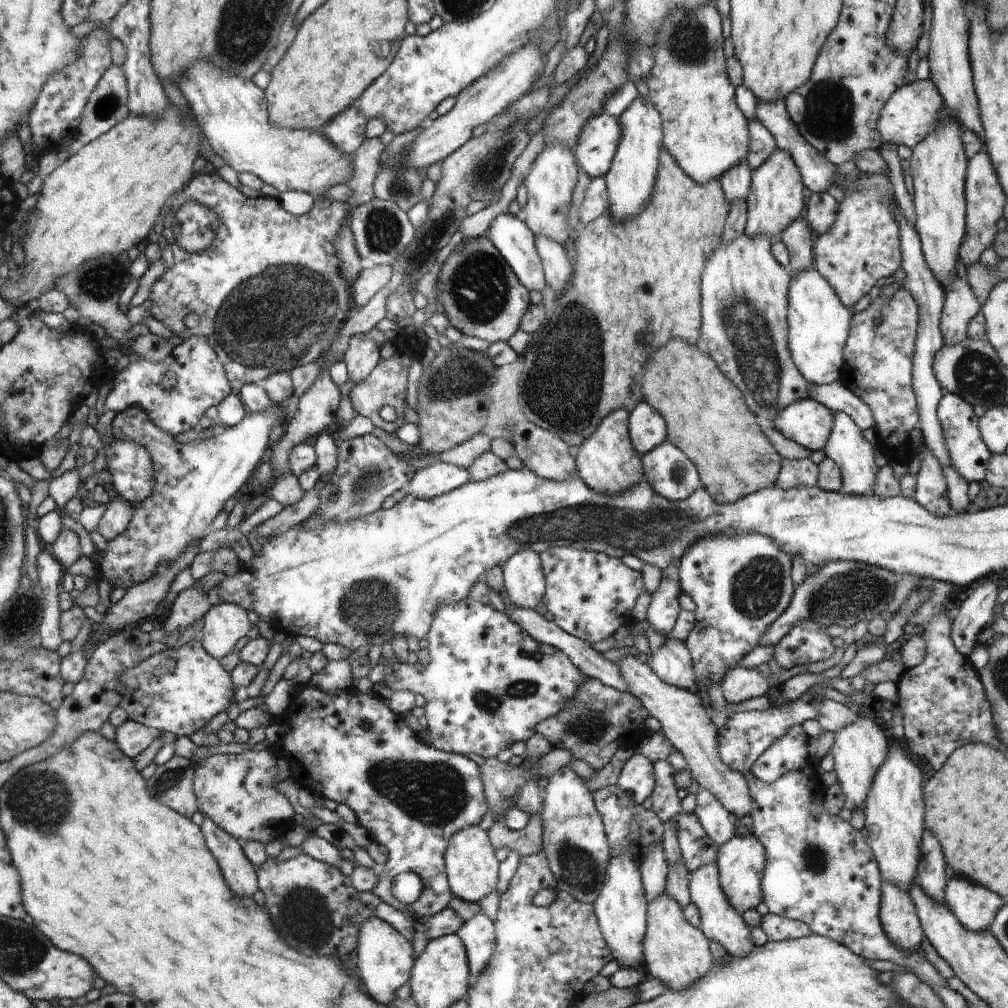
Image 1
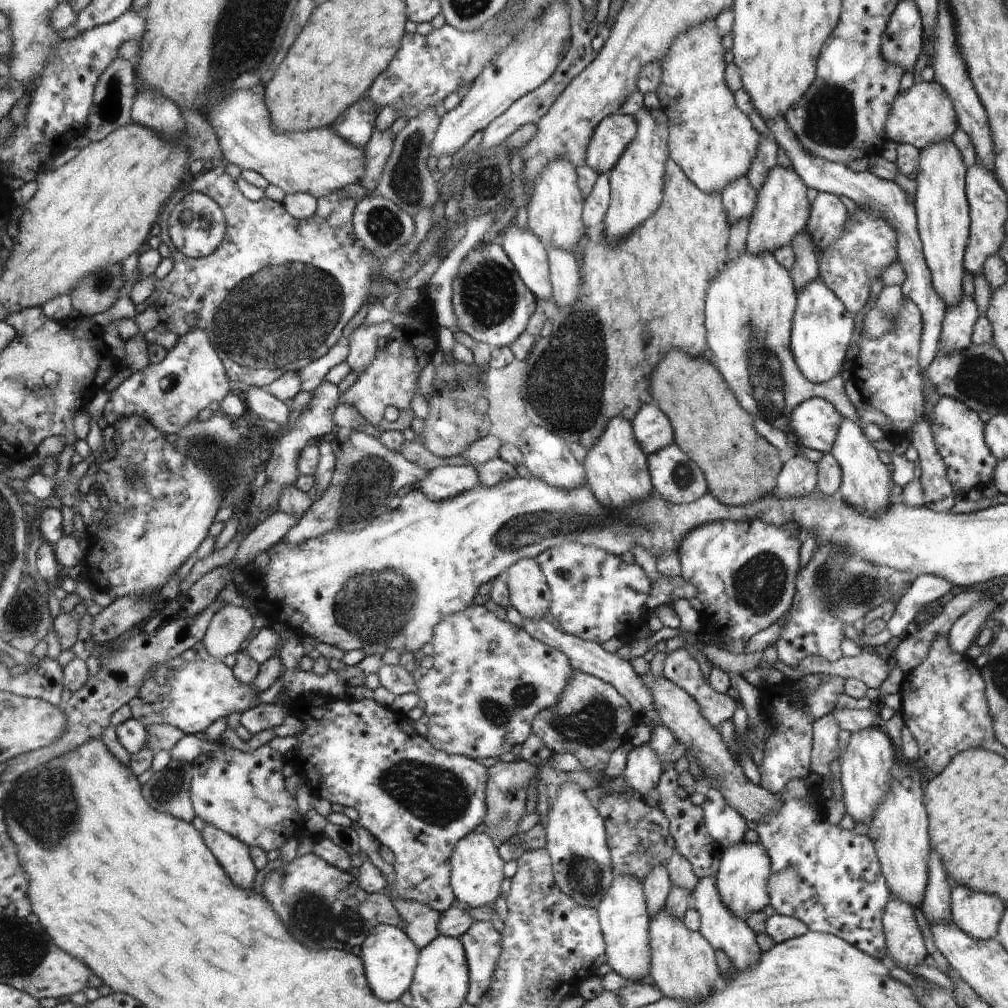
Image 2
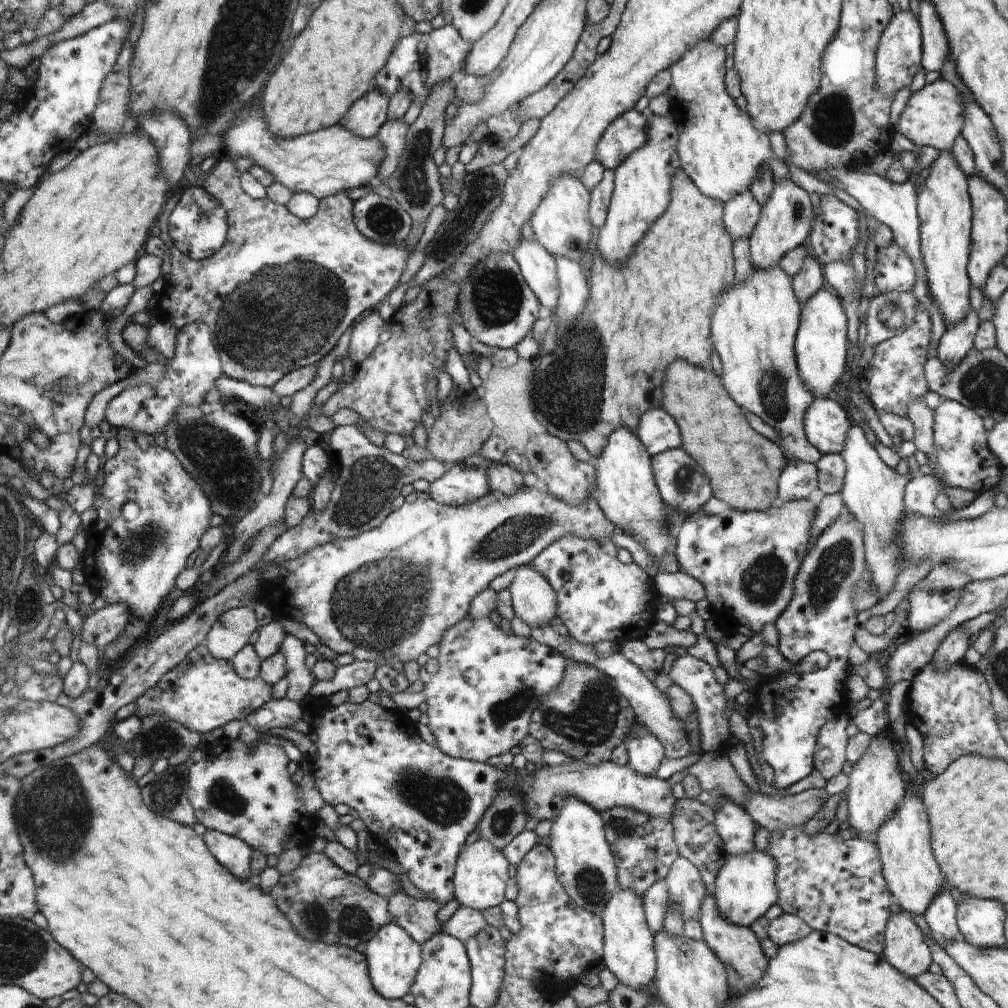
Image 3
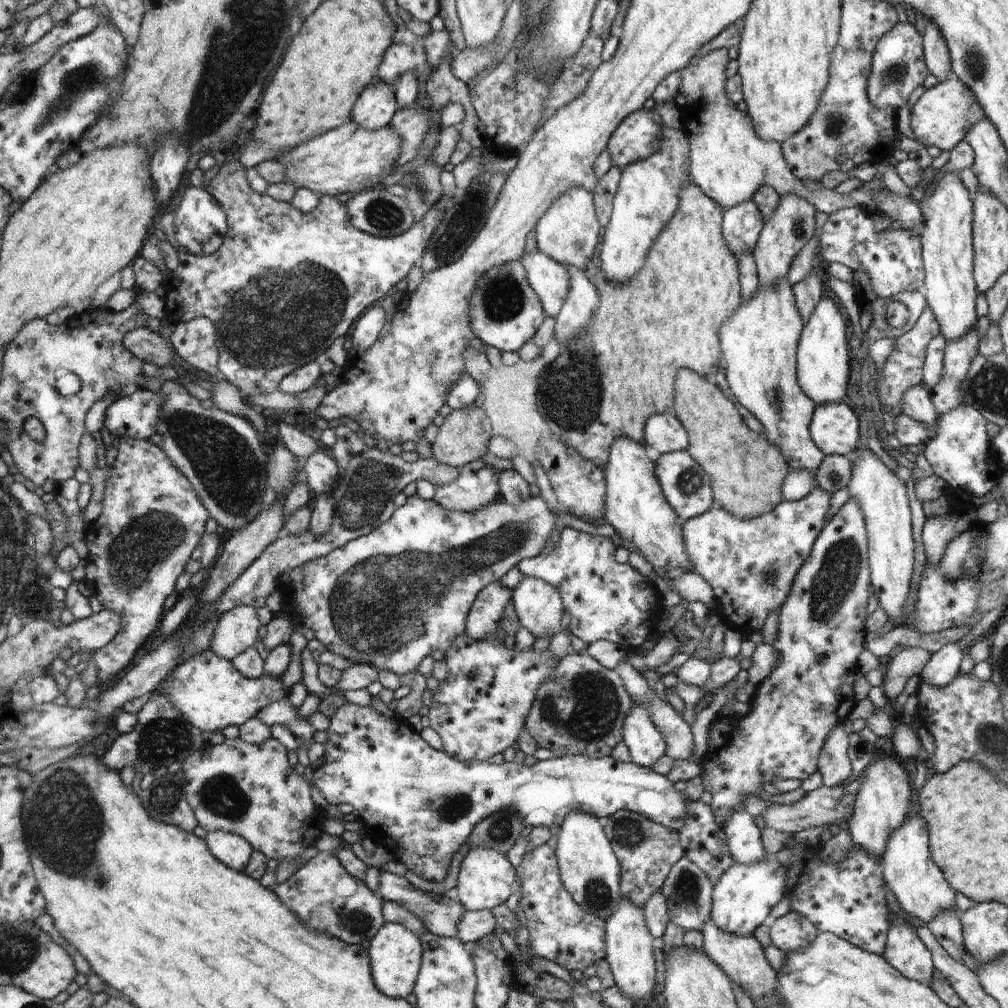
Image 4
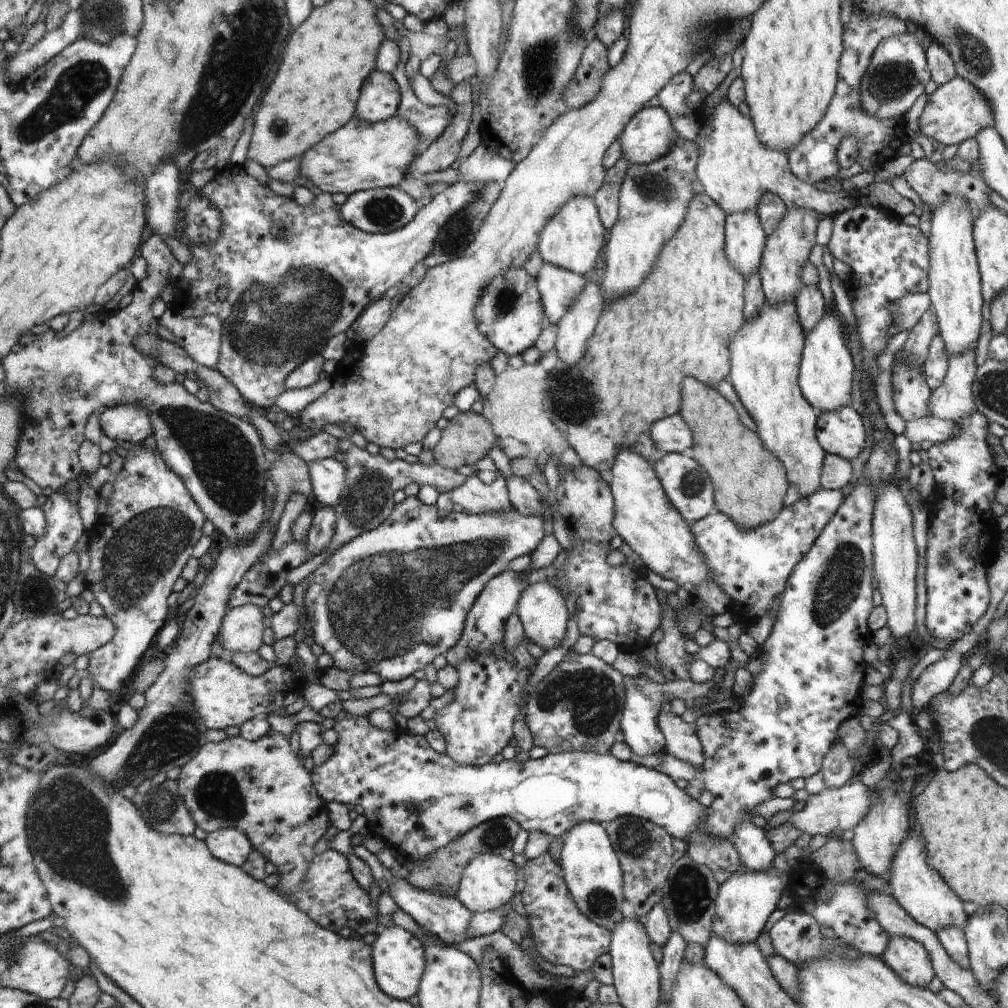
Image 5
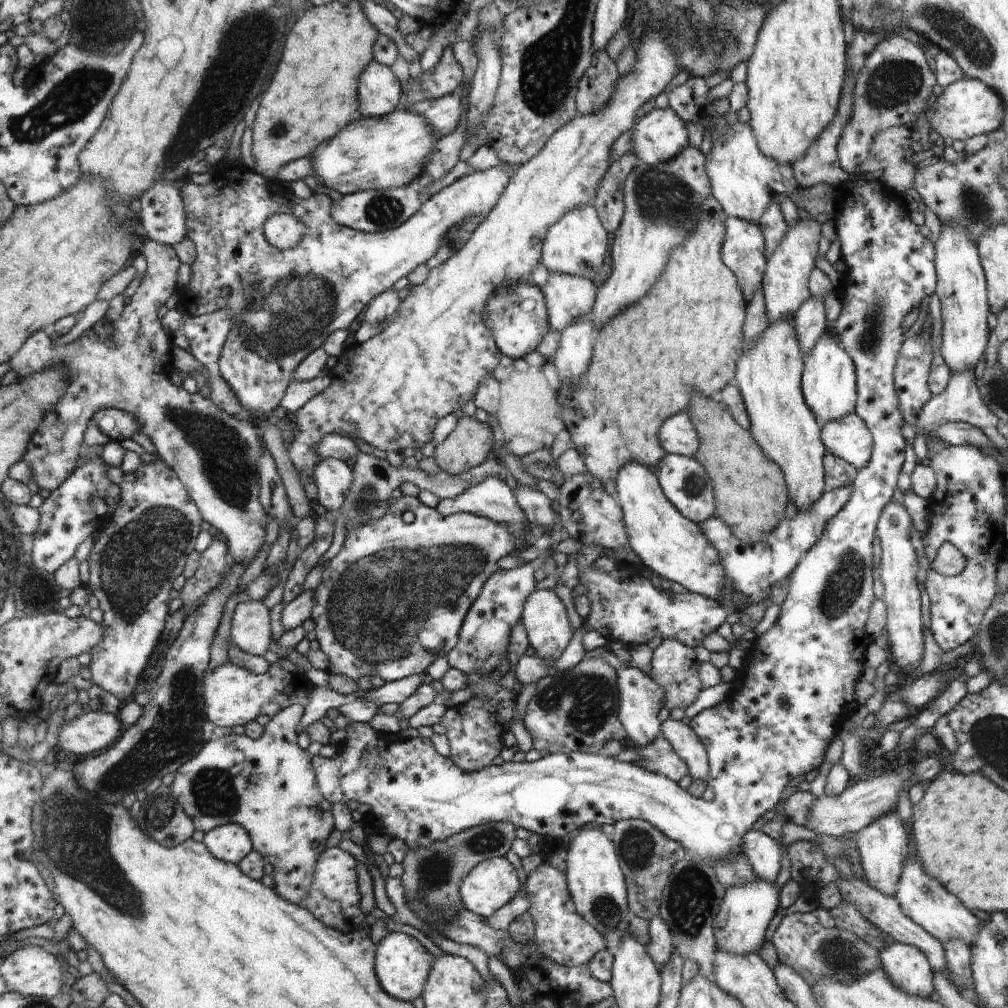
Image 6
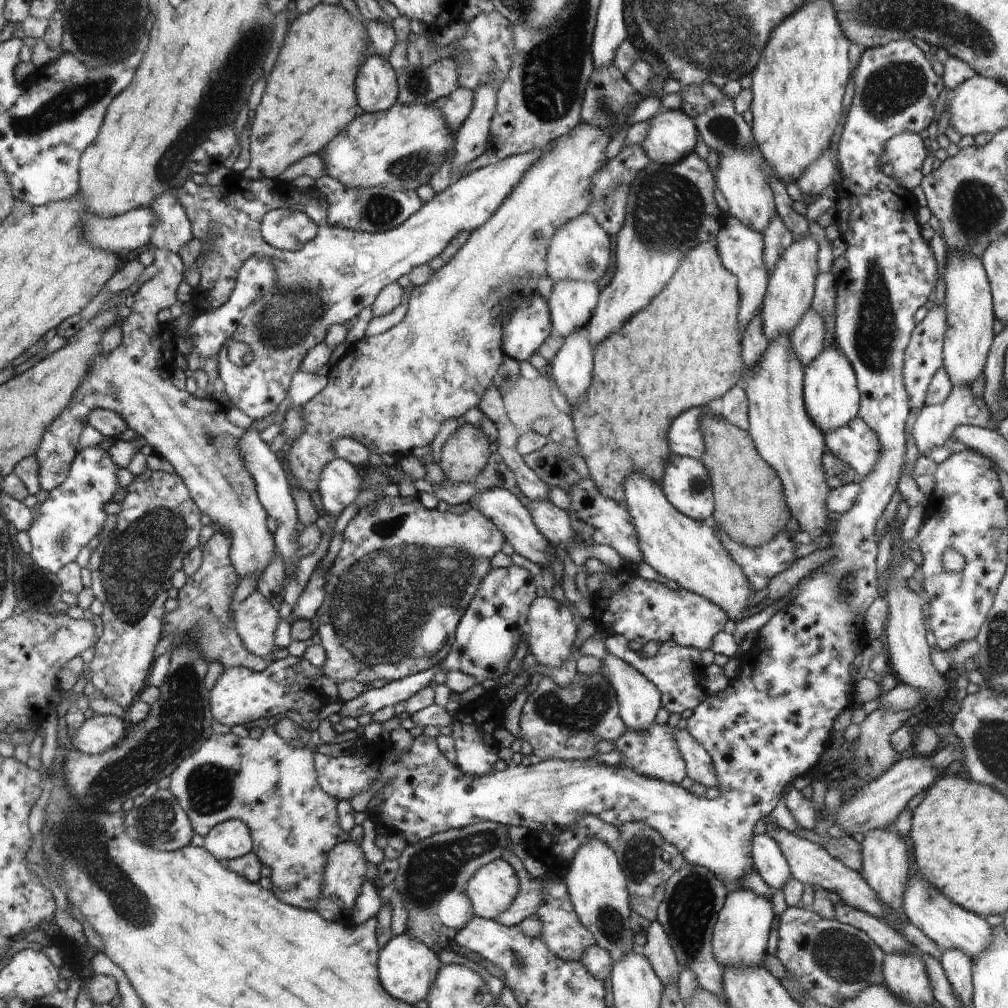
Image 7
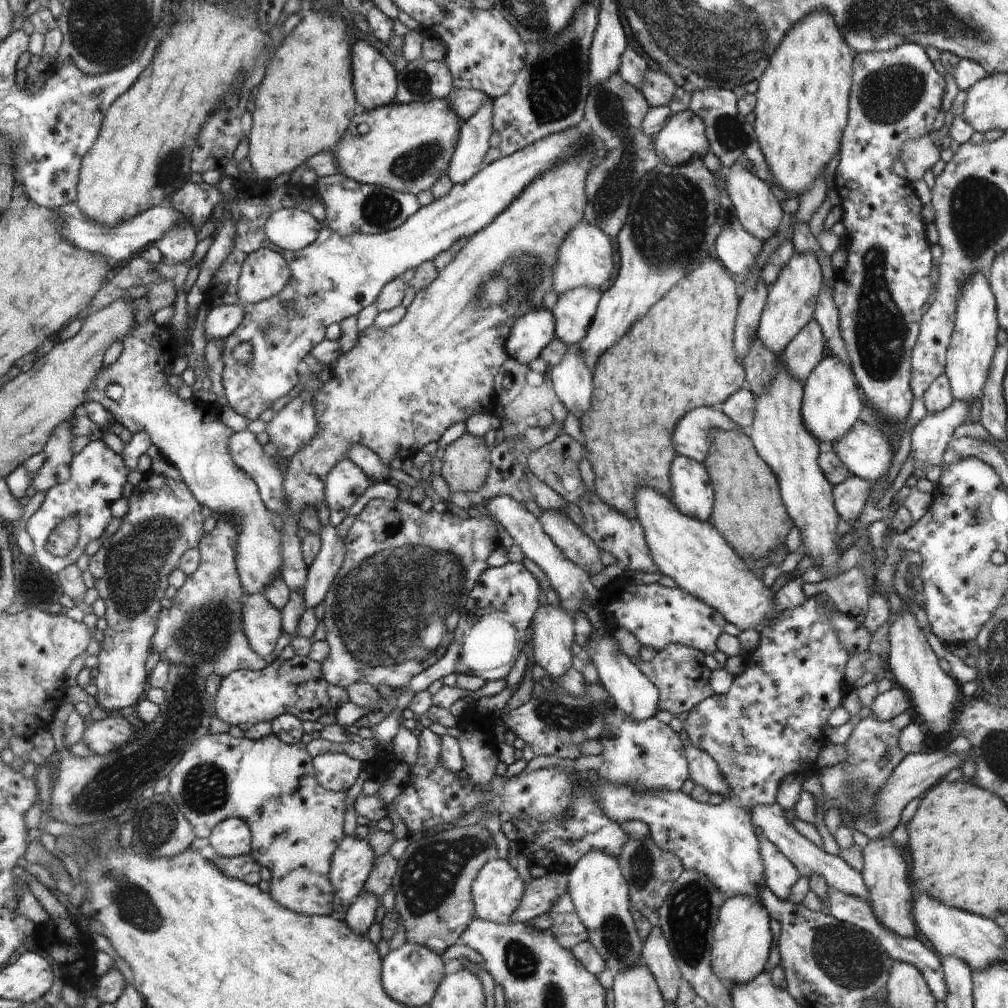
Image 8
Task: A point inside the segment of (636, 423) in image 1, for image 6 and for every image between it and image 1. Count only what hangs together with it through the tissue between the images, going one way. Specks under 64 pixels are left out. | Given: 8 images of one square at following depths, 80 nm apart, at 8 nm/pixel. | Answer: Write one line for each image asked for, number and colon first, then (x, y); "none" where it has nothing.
2: (651, 427)
3: (658, 432)
4: (665, 434)
5: (673, 435)
6: (679, 436)

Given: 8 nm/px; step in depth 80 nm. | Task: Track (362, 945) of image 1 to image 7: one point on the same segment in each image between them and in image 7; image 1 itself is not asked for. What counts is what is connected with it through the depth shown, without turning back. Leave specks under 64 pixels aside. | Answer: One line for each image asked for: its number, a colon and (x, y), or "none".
2: (389, 957)
3: (394, 957)
4: (396, 954)
5: (398, 956)
6: (403, 965)
7: (408, 968)

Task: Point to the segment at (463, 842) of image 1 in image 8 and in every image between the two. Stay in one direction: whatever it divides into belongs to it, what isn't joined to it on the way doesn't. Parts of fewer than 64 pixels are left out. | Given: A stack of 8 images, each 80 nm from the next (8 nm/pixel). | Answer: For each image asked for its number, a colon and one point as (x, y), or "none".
2: (477, 874)
3: (480, 877)
4: (485, 880)
5: (488, 882)
6: (486, 889)
7: (492, 888)
8: (497, 891)

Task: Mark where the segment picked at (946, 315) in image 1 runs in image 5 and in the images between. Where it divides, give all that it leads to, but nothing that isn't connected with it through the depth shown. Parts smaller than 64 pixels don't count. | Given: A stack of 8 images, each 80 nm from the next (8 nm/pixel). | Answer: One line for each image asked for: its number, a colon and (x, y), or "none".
2: (957, 327)
3: (957, 341)
4: (958, 354)
5: (952, 400)

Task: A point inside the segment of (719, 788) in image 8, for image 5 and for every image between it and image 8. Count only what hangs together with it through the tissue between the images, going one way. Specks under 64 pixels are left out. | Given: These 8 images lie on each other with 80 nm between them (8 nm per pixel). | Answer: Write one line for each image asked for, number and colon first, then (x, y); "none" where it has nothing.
5: (681, 741)
6: (687, 745)
7: (698, 763)

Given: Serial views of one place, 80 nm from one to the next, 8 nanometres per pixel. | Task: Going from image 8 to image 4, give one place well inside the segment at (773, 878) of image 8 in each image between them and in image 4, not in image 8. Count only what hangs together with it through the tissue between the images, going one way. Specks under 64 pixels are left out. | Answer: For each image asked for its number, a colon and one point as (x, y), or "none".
4: (745, 846)
5: (754, 850)
6: (764, 854)
7: (769, 862)

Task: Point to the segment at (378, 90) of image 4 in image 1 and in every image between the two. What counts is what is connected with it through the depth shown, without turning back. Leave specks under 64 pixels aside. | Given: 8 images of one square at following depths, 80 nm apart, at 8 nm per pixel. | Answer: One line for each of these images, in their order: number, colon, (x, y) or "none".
1: (347, 131)
2: (356, 126)
3: (366, 117)

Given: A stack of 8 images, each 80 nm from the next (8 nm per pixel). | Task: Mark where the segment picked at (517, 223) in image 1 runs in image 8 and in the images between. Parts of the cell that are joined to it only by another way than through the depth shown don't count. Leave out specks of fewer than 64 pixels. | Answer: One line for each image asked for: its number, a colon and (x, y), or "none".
2: (529, 254)
3: (539, 267)
4: (551, 280)
5: (560, 288)
6: (567, 297)
7: (572, 303)
8: (574, 311)

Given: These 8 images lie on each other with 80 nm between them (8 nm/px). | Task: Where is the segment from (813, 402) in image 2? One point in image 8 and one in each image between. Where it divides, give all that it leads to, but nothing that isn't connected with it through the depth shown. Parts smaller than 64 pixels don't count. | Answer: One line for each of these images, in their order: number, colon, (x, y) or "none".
3: (826, 423)
4: (835, 429)
5: (841, 432)
6: (848, 438)
7: (856, 444)
8: (865, 451)

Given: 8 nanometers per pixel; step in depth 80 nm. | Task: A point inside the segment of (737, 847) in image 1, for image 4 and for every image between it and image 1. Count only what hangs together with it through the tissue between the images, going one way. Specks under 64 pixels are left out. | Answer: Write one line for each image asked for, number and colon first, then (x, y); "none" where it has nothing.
2: (743, 876)
3: (744, 889)
4: (742, 898)

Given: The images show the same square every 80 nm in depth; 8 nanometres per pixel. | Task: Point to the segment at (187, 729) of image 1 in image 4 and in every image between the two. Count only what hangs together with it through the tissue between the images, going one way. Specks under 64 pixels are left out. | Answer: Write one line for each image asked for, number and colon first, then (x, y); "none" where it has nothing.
2: (191, 691)
3: (203, 693)
4: (208, 690)

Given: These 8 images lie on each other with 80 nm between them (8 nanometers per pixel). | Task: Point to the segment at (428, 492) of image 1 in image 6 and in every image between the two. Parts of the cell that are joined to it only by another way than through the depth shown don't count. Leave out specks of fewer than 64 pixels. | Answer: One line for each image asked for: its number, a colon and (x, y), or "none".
2: (445, 482)
3: (461, 485)
4: (476, 486)
5: (483, 492)
6: (492, 498)

